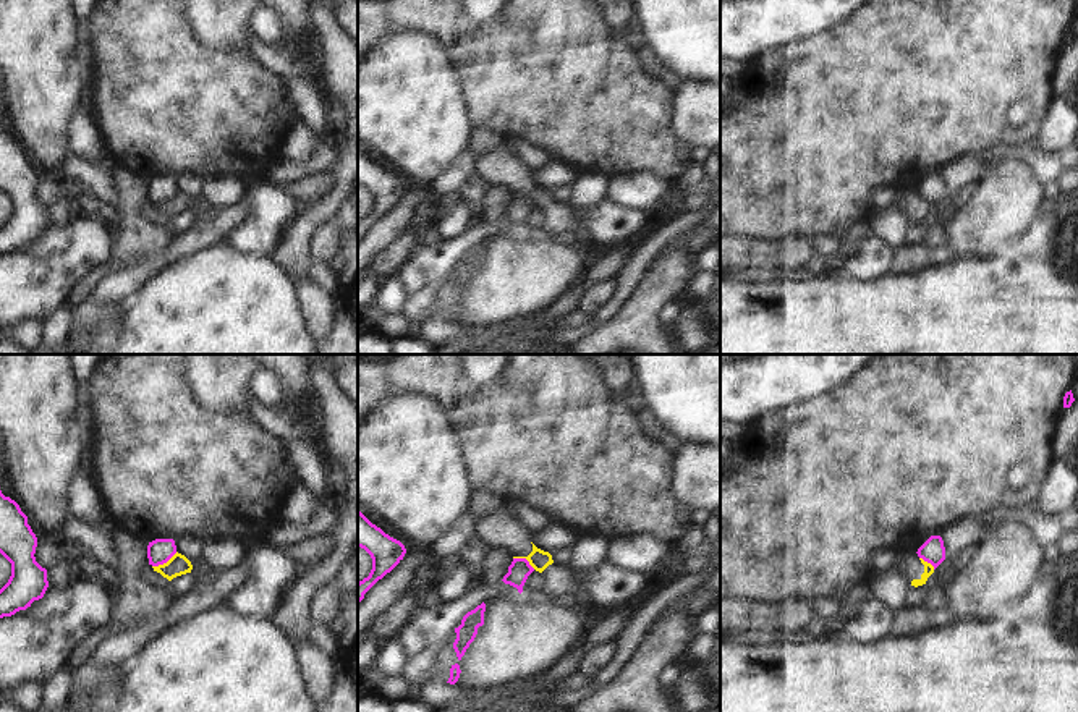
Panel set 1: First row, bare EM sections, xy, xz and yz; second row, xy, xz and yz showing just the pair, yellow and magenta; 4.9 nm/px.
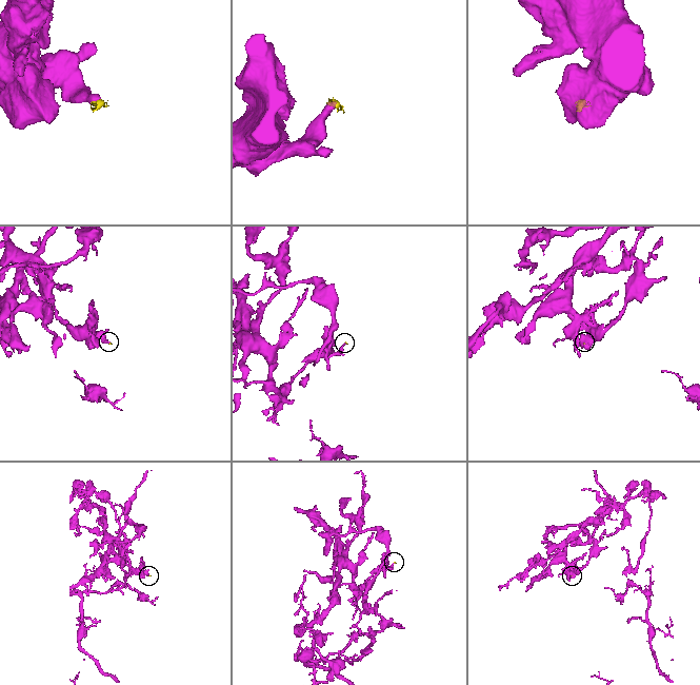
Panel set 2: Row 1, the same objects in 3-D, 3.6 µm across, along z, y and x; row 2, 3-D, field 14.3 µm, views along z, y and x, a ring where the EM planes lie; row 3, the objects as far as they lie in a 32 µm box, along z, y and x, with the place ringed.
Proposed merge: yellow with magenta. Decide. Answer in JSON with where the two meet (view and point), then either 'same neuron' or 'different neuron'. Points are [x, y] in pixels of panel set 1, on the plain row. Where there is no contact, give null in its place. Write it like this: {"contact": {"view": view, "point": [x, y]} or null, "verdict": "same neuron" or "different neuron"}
{"contact": {"view": "xy", "point": [164, 201]}, "verdict": "different neuron"}

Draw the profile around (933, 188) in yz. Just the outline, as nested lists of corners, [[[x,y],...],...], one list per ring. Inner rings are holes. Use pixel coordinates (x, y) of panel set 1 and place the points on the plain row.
[[[931,173],[919,186],[918,194],[931,201],[934,207],[945,197],[945,184],[940,173]]]

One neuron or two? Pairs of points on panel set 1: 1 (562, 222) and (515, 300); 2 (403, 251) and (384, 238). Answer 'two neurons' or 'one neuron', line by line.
1: two neurons
2: two neurons

